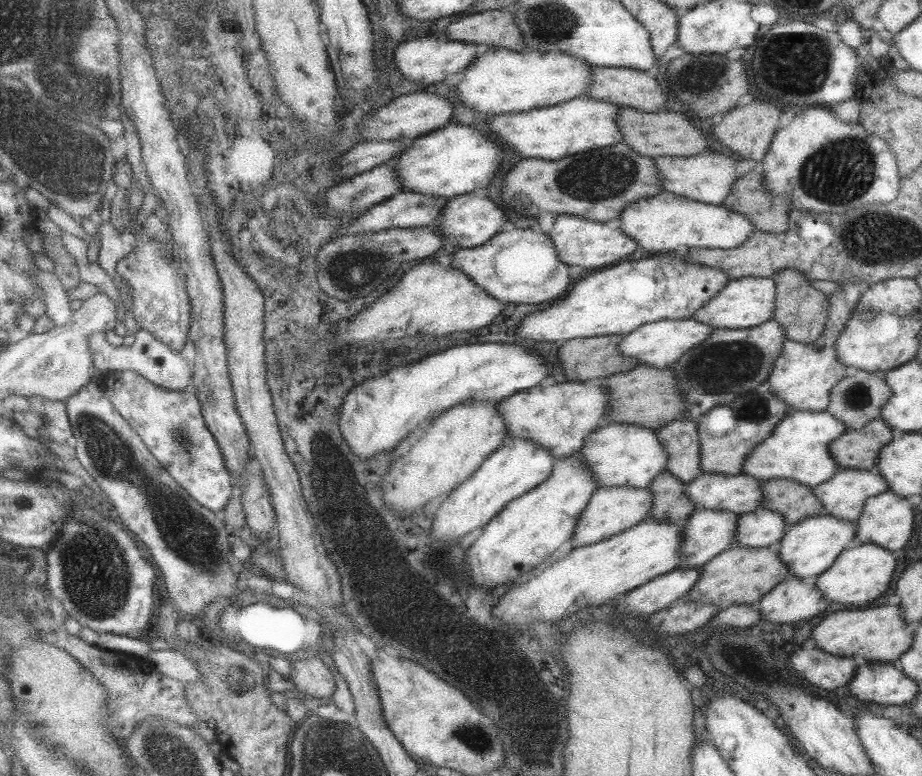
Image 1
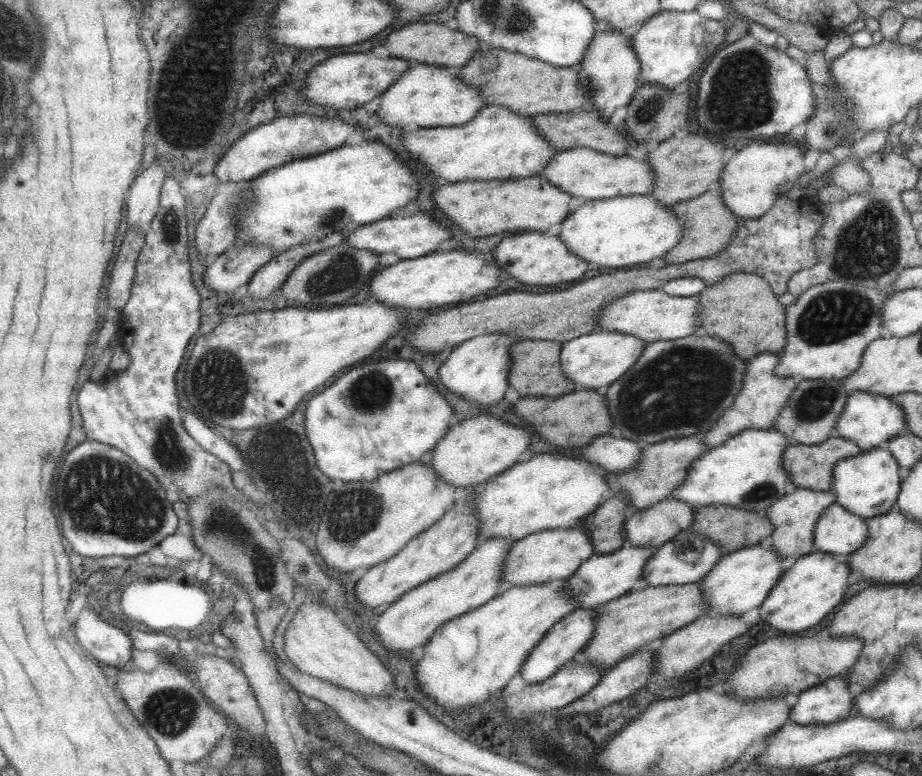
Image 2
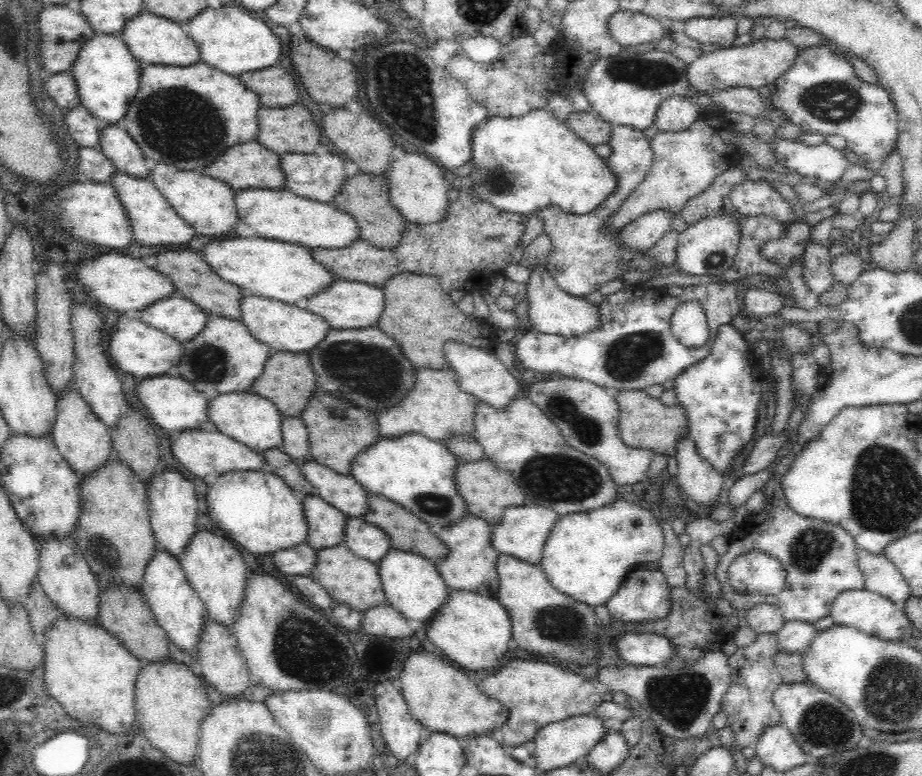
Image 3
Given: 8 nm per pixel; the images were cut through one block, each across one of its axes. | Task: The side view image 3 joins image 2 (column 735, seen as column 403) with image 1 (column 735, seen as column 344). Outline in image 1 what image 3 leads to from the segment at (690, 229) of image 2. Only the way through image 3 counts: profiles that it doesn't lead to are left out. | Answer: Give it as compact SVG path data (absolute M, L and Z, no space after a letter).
M745 172L741 178L736 178L720 205L744 215L755 230L773 235L786 232L790 198L784 194L770 196L761 186L761 180L762 174Z

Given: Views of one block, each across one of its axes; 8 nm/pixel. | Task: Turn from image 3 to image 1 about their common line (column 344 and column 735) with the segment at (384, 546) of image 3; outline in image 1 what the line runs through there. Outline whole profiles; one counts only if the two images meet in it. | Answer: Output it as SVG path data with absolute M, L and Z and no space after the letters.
M757 507L749 513L737 515L731 545L775 547L787 526L784 518L777 512Z

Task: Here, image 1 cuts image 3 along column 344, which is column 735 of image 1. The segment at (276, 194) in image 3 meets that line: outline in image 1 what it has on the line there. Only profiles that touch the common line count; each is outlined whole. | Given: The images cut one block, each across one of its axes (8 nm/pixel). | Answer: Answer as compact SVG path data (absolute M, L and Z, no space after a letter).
M659 191L653 196L637 199L621 209L615 220L624 230L625 237L633 238L639 250L645 252L675 252L678 246L685 248L717 248L727 250L743 244L756 230L744 215L721 205L705 204Z

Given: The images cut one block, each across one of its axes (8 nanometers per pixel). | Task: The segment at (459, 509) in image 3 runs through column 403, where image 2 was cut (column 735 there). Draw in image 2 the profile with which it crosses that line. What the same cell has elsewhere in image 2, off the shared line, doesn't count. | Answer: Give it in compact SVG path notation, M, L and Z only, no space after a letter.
M773 427L737 432L721 446L711 447L697 456L689 464L681 484L671 490L669 497L689 504L693 510L705 505L729 505L762 514L776 500L796 489L789 473L781 467L781 452L789 444L793 442L787 441L785 435Z

